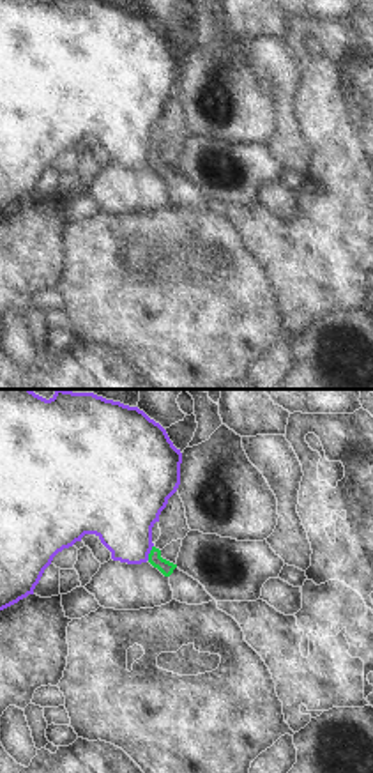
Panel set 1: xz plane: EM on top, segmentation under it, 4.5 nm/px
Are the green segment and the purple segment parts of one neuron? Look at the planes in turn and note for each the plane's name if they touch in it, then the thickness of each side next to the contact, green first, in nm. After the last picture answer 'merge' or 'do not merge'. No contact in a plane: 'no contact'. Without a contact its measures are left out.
xz | 70/340 nm

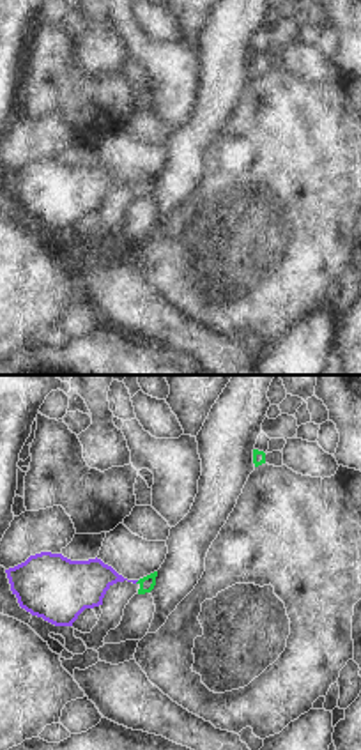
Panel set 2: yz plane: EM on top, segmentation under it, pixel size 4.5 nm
no contact

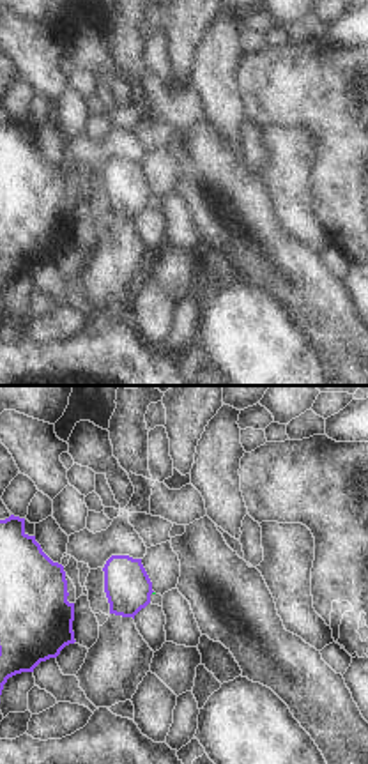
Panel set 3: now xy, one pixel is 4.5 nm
no contact

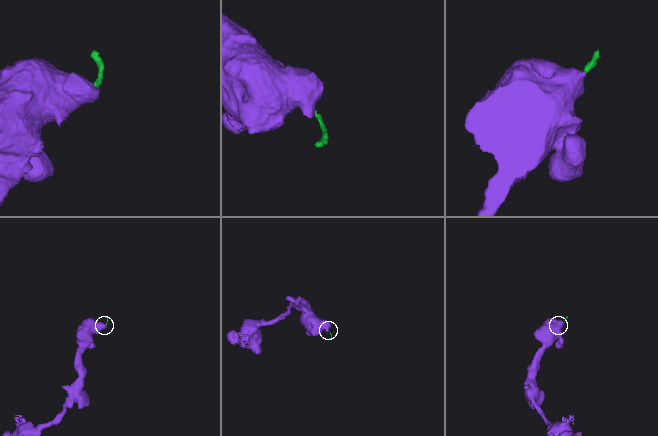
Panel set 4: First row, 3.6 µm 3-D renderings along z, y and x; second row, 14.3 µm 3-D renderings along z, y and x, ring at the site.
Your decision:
do not merge

